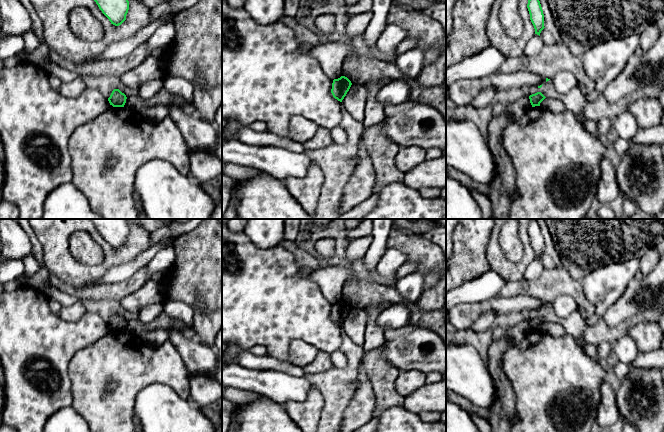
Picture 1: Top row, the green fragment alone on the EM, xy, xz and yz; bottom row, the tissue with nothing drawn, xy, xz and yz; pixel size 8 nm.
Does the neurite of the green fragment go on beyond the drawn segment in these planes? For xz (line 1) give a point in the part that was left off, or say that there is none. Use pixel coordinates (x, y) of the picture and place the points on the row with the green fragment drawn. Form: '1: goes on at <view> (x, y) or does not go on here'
1: does not go on here

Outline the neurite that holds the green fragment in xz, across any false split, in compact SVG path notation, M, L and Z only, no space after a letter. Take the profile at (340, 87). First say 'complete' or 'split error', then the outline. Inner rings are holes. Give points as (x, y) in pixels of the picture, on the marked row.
complete | M341 76L338 79L334 79L331 89L333 97L338 101L342 102L347 92L349 91L351 85L351 81L345 76Z

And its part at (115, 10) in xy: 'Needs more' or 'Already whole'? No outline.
Already whole

